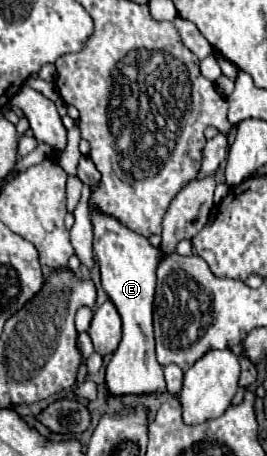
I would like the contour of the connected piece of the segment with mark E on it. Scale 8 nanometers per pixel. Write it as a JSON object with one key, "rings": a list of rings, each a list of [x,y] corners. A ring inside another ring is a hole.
{"rings":[[[91,211],[93,225],[93,251],[101,267],[101,285],[109,299],[115,303],[123,319],[123,339],[107,365],[107,391],[111,395],[123,393],[161,393],[165,391],[163,367],[155,359],[153,339],[153,293],[155,269],[161,261],[161,249],[153,247],[143,235],[121,225],[115,217]]]}

